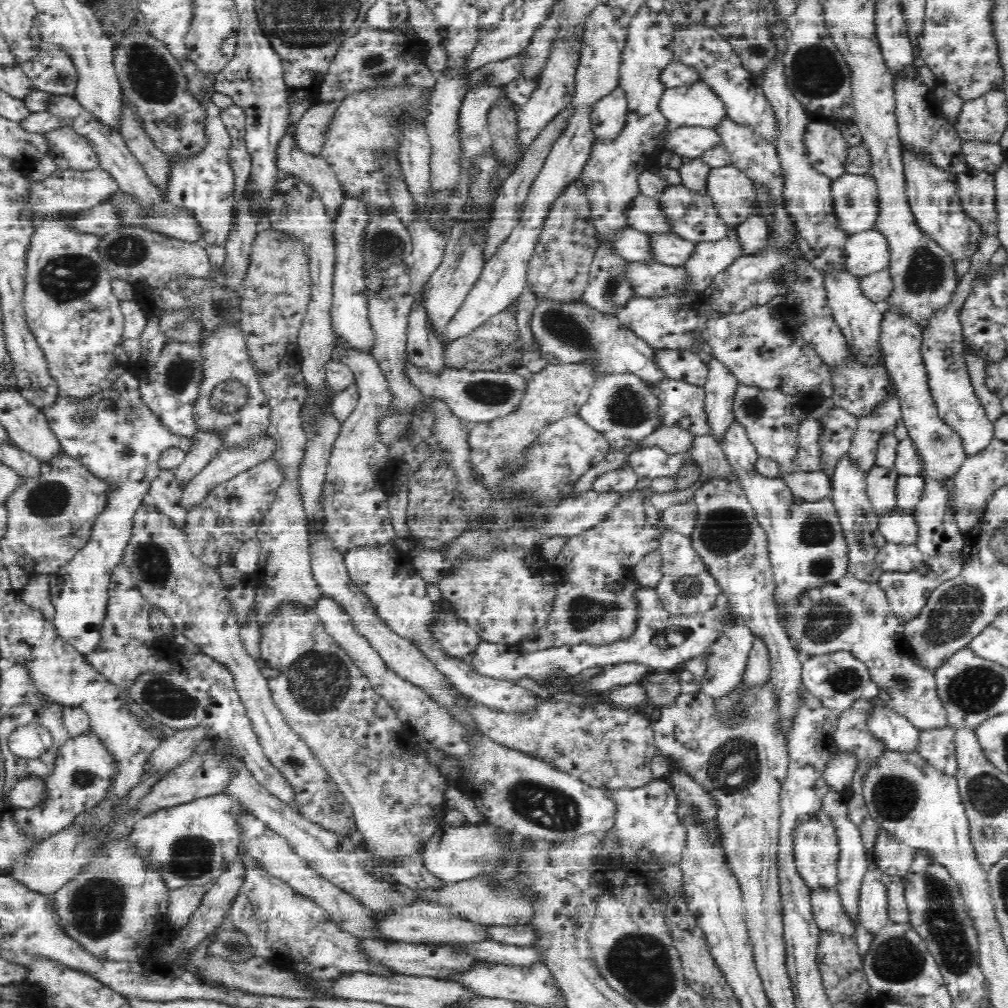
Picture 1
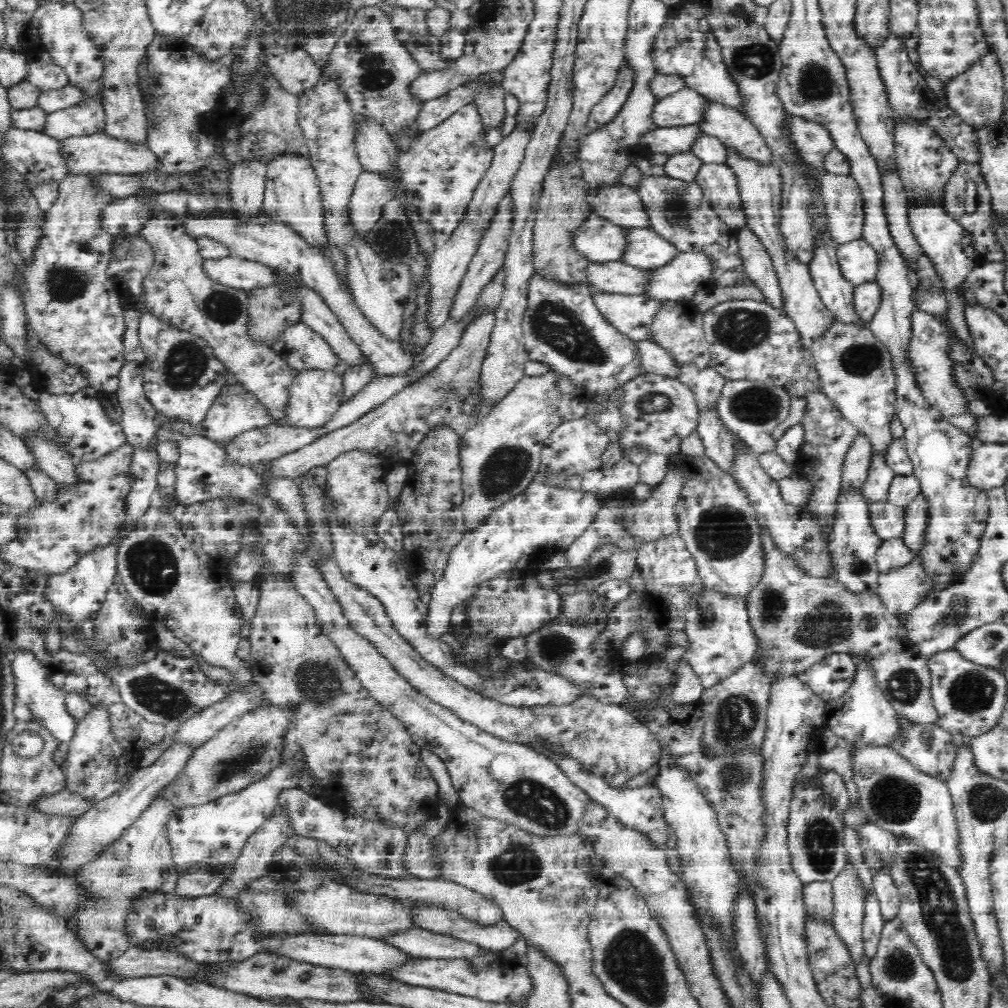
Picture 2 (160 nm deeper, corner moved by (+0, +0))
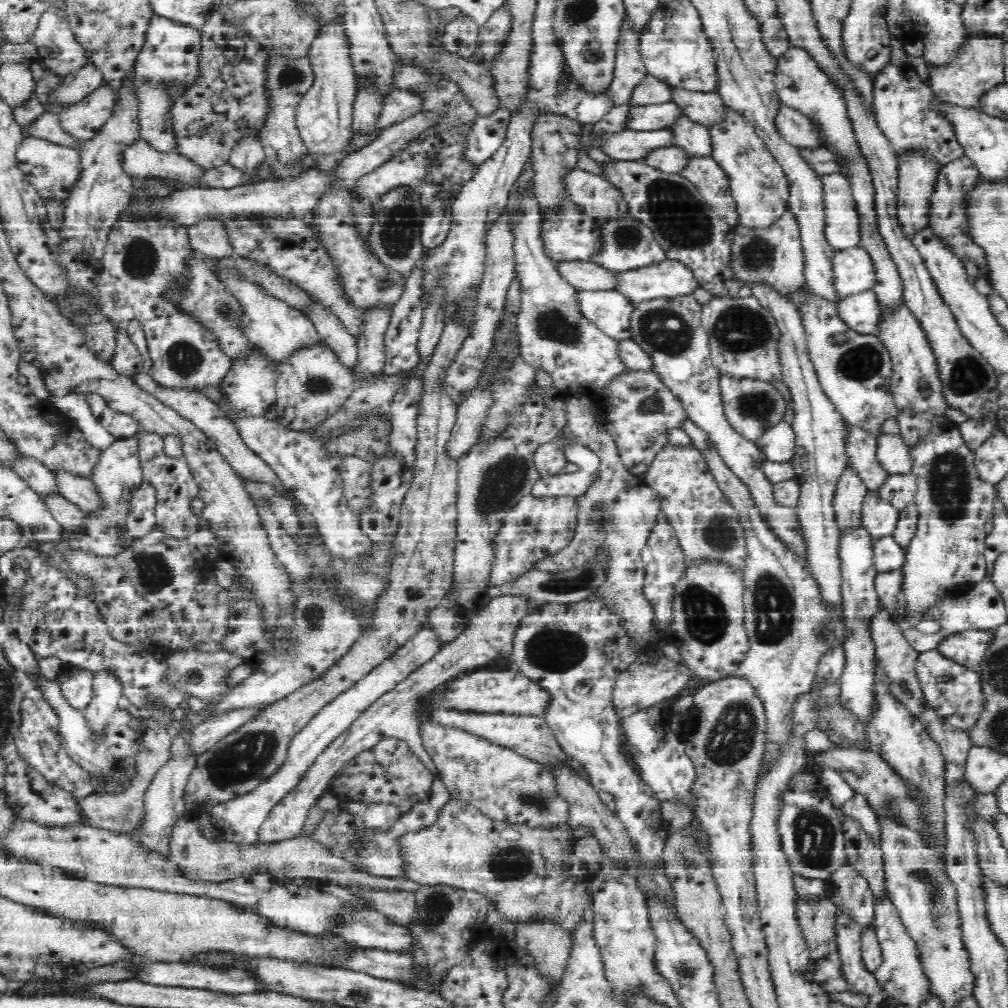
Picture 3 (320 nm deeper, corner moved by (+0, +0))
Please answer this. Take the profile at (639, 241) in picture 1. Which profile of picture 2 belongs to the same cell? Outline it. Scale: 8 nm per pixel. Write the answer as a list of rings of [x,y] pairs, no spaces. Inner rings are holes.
[[[592,214],[575,236],[575,245],[592,263],[622,261],[629,247],[629,229]]]

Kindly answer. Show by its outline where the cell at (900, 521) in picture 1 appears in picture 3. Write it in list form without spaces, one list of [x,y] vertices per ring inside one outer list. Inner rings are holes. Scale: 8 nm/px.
[[[869,492],[863,503],[861,524],[876,539],[893,536],[898,528],[900,514],[900,509],[881,499],[878,493]]]

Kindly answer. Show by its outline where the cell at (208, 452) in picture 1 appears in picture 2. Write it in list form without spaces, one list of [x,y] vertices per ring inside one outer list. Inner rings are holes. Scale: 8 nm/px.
[[[248,391],[243,395],[228,393],[215,400],[199,425],[208,440],[226,446],[246,430],[270,425],[270,415]]]

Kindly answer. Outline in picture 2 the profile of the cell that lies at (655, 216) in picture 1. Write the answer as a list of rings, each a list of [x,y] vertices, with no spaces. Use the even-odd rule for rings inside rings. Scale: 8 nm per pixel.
[[[627,186],[600,189],[589,195],[594,214],[628,229],[651,228],[648,213],[637,190]]]

